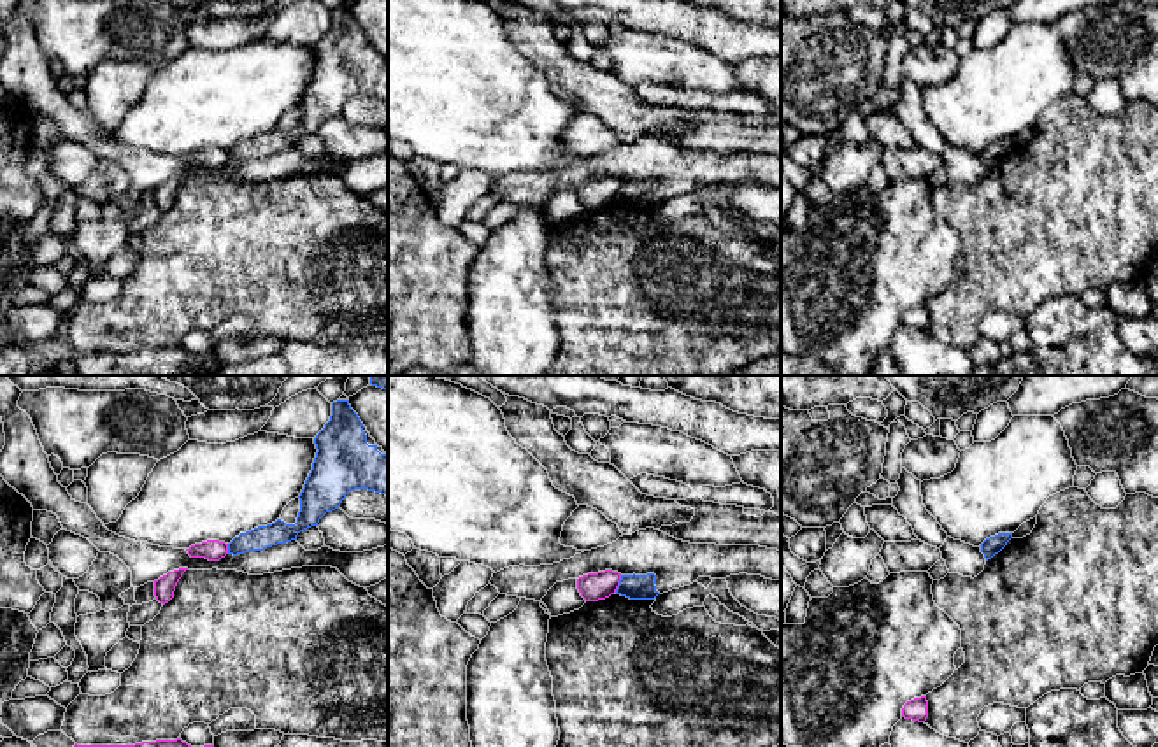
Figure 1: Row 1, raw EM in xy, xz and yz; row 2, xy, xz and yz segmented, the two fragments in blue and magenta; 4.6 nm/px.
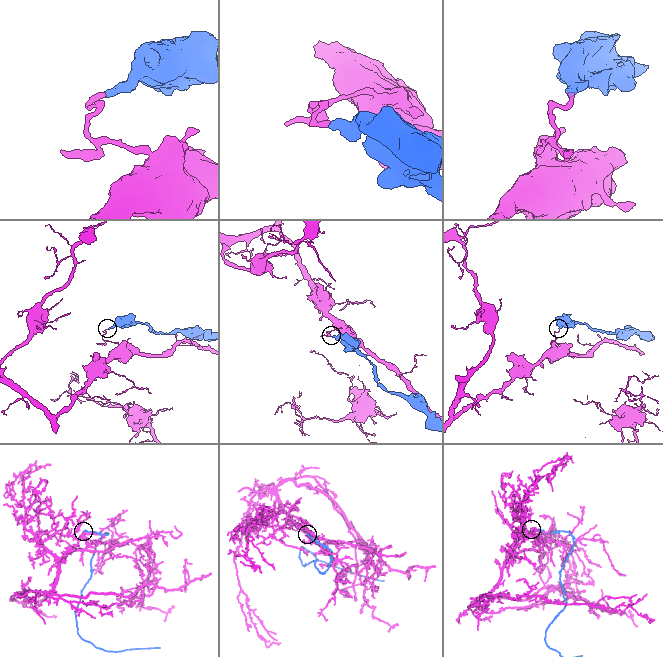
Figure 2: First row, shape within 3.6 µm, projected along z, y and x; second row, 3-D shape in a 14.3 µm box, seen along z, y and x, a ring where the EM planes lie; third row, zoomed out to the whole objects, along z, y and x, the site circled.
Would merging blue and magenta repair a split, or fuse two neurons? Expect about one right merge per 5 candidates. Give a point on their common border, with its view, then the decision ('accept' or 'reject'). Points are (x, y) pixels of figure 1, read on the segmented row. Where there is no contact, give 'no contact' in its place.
contact xz (620, 584); reject

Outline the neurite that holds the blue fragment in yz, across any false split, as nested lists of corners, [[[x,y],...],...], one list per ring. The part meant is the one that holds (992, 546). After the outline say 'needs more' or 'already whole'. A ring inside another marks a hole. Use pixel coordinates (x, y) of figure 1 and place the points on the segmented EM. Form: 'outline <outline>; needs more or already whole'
outline [[[998,533],[995,537],[986,538],[981,544],[981,552],[984,554],[986,561],[998,554],[1007,542],[1012,538],[1012,533]]]; already whole

